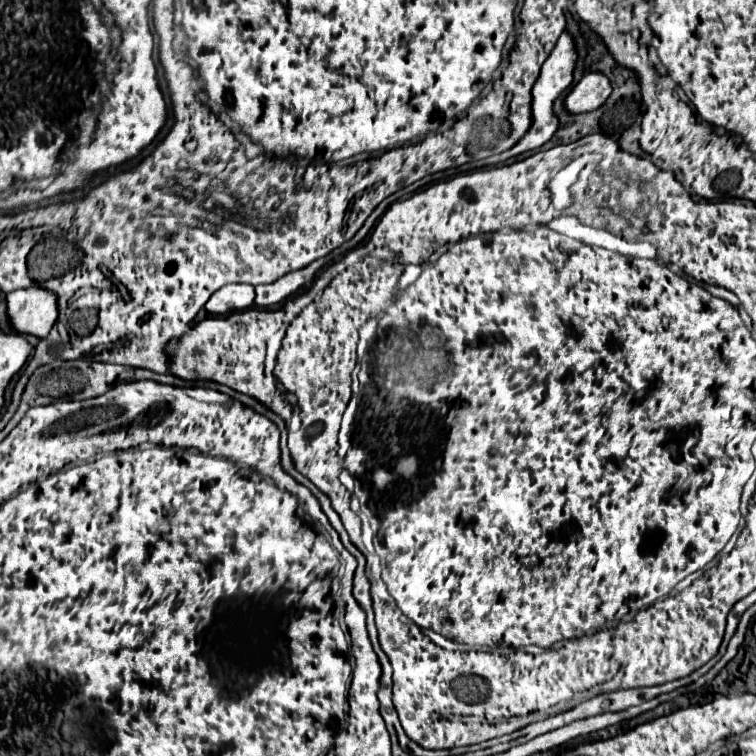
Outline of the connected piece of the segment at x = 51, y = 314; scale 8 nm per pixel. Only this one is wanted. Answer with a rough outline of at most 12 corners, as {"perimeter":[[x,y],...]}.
{"perimeter":[[44,288],[6,296],[14,332],[44,338],[58,318]]}

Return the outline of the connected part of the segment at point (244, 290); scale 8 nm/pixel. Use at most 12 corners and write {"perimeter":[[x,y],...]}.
{"perimeter":[[228,284],[204,308],[232,314],[254,306],[254,286]]}

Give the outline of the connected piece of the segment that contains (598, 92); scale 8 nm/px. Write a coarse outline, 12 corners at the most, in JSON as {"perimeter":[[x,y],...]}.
{"perimeter":[[584,74],[564,98],[570,114],[600,108],[610,96],[610,80]]}

